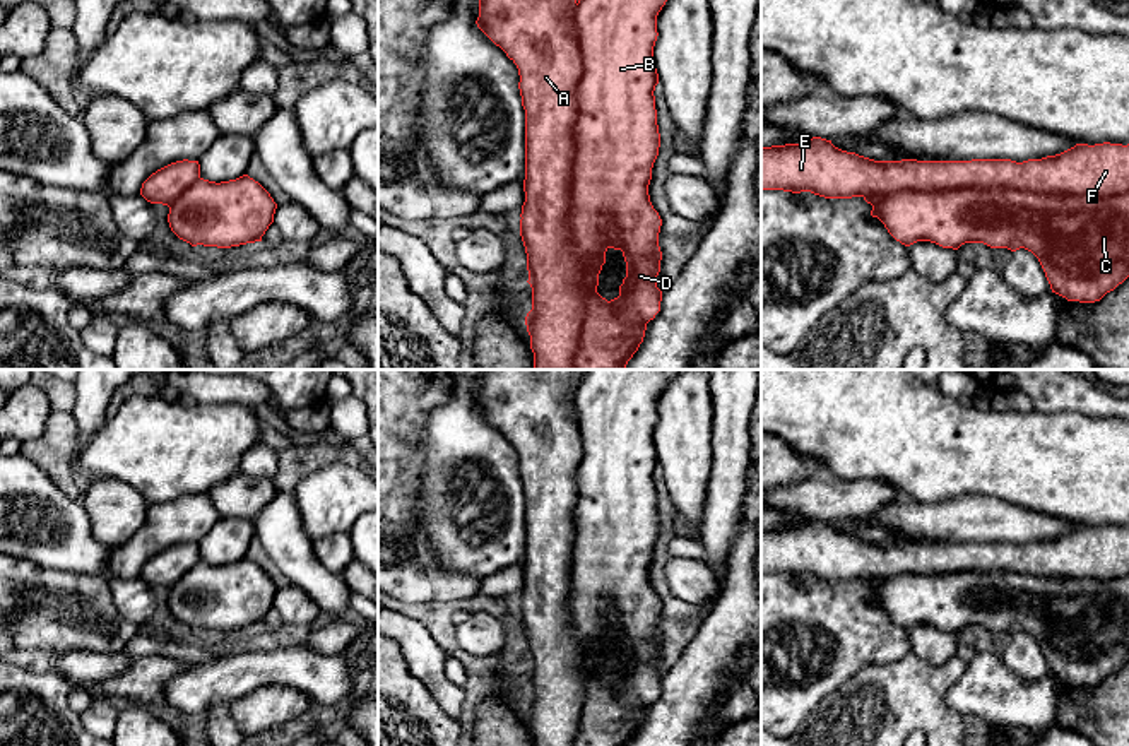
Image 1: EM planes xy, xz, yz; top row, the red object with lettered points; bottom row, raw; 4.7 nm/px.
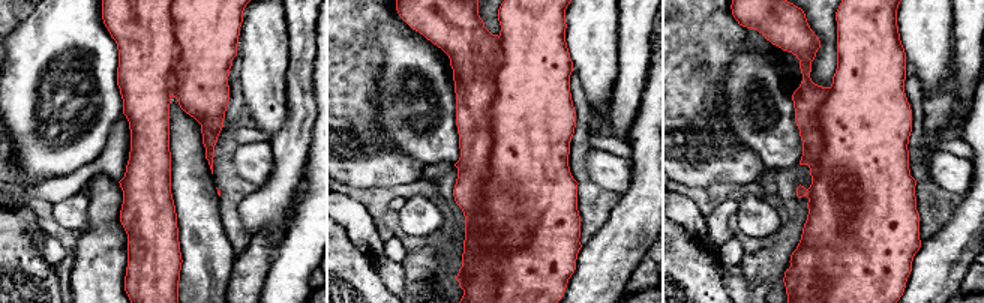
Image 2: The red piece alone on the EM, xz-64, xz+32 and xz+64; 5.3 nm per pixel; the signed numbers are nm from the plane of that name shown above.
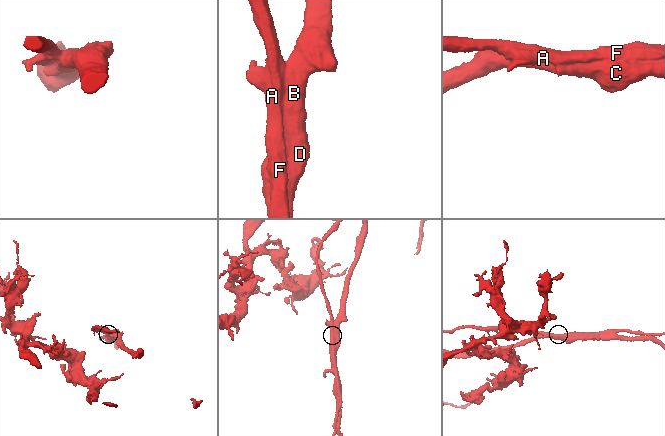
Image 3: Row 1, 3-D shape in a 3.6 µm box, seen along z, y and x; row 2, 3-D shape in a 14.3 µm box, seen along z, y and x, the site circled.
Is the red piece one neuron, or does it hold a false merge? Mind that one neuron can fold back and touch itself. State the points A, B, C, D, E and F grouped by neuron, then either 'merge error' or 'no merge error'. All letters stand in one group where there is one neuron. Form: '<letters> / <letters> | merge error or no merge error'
A E F / B C D | merge error

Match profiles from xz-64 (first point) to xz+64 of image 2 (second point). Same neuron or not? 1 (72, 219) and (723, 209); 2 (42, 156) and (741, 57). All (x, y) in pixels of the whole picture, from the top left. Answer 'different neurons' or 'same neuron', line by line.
1: different neurons
2: same neuron

